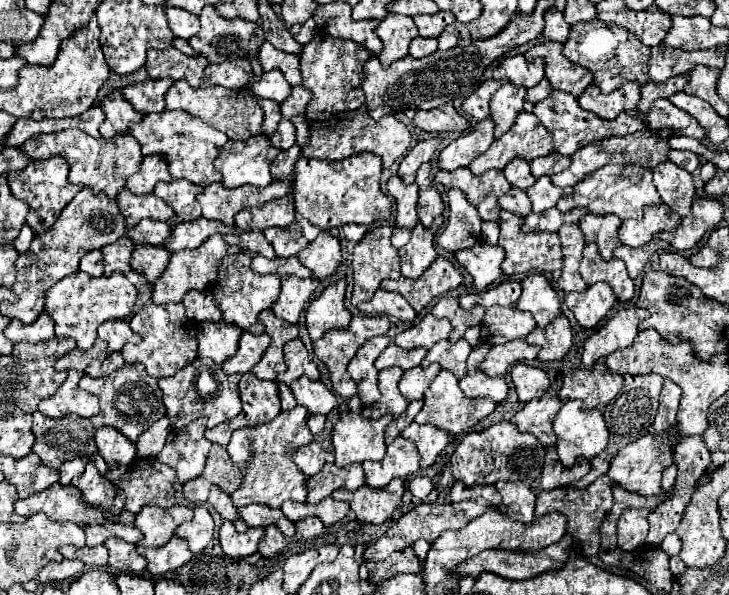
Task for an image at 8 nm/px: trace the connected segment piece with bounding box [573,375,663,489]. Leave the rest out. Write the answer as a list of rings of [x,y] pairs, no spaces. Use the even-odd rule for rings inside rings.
[[[625,375],[625,385],[623,385],[621,393],[603,411],[605,423],[607,423],[607,429],[609,429],[607,449],[603,449],[603,453],[599,453],[597,457],[591,459],[591,471],[589,471],[589,475],[585,475],[583,479],[575,481],[573,483],[575,489],[585,489],[587,485],[591,485],[591,481],[595,481],[597,477],[605,475],[609,471],[611,459],[619,453],[619,449],[623,449],[627,443],[633,443],[639,437],[643,437],[643,435],[649,433],[649,427],[651,427],[651,423],[655,419],[655,413],[657,413],[661,387],[663,387],[663,377],[659,377],[659,375],[635,375],[635,377],[633,375]]]

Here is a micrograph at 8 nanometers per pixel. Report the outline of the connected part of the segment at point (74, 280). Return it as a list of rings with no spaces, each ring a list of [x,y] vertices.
[[[73,273],[47,291],[45,313],[55,321],[57,337],[73,337],[79,349],[91,349],[97,339],[97,327],[109,319],[127,319],[137,301],[137,289],[129,283],[123,273],[109,277],[91,277],[87,273]]]

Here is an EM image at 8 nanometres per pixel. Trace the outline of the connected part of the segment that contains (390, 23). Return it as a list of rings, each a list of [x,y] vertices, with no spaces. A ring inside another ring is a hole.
[[[387,15],[379,27],[377,27],[377,35],[383,41],[385,49],[377,55],[381,65],[387,67],[393,61],[407,57],[409,53],[409,43],[417,37],[417,29],[411,17],[399,17],[399,15]]]

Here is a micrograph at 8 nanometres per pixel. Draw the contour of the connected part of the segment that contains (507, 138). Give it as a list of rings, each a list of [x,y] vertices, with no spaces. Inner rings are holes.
[[[519,113],[511,133],[505,133],[501,139],[493,141],[491,147],[479,155],[471,165],[471,173],[479,175],[489,169],[503,169],[515,157],[533,161],[537,157],[545,157],[553,151],[553,139],[547,129],[539,123],[533,113]]]

